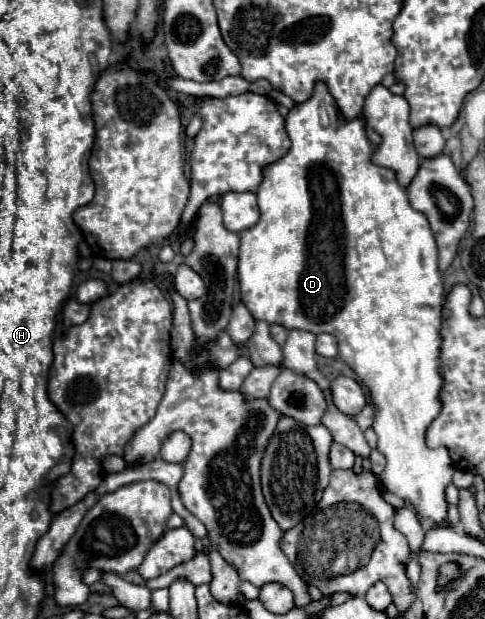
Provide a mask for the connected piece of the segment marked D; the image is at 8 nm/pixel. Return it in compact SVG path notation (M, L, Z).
M318 84L318 86L316 86L316 90L314 90L314 94L312 94L310 100L306 100L304 104L296 104L296 106L288 112L288 116L286 116L286 132L288 132L288 136L290 136L290 140L292 140L292 148L288 150L288 154L286 154L284 158L280 158L278 162L274 162L274 164L270 164L268 168L264 168L264 180L262 180L258 192L256 192L256 196L258 196L258 208L260 208L260 220L258 220L258 224L256 224L254 228L248 228L248 230L240 232L240 256L238 256L240 300L242 300L242 304L250 310L250 314L254 316L254 320L264 320L264 322L268 322L268 324L280 324L280 326L284 326L284 328L288 328L288 330L306 330L306 332L312 332L312 334L314 334L314 332L318 332L318 334L326 332L326 334L336 336L336 340L338 340L338 356L340 356L340 358L342 358L342 360L358 374L360 384L364 384L364 386L370 390L370 398L372 398L370 404L372 404L372 408L374 408L374 424L372 424L372 430L374 430L376 436L378 436L378 446L376 446L376 448L386 456L386 468L384 468L384 472L378 476L380 482L382 482L382 488L388 490L388 492L392 492L392 494L396 494L398 498L402 498L402 500L406 502L406 506L410 506L410 508L418 514L418 520L420 520L420 522L428 518L428 520L432 520L434 526L450 526L450 524L448 524L448 502L444 500L444 490L446 490L446 486L452 482L454 464L452 464L452 460L450 460L448 448L428 448L426 442L424 442L426 428L428 428L430 422L440 414L440 408L442 408L442 402L440 402L440 388L442 388L442 382L444 382L444 380L442 380L442 372L440 372L440 344L442 344L442 340L440 340L440 328L442 328L444 282L442 282L442 274L440 274L440 270L438 270L438 250L436 250L436 240L434 240L434 236L432 236L430 224L428 224L428 220L426 220L424 214L416 212L416 210L408 204L406 190L398 184L396 174L394 174L392 170L388 170L388 168L382 168L382 166L376 166L376 164L370 162L370 156L372 156L374 148L372 148L372 144L368 142L368 138L366 138L366 124L364 124L364 120L362 120L362 118L356 118L356 120L352 120L352 122L344 120L344 118L340 116L338 108L336 108L334 98L328 94L328 90L326 90L324 84Z

